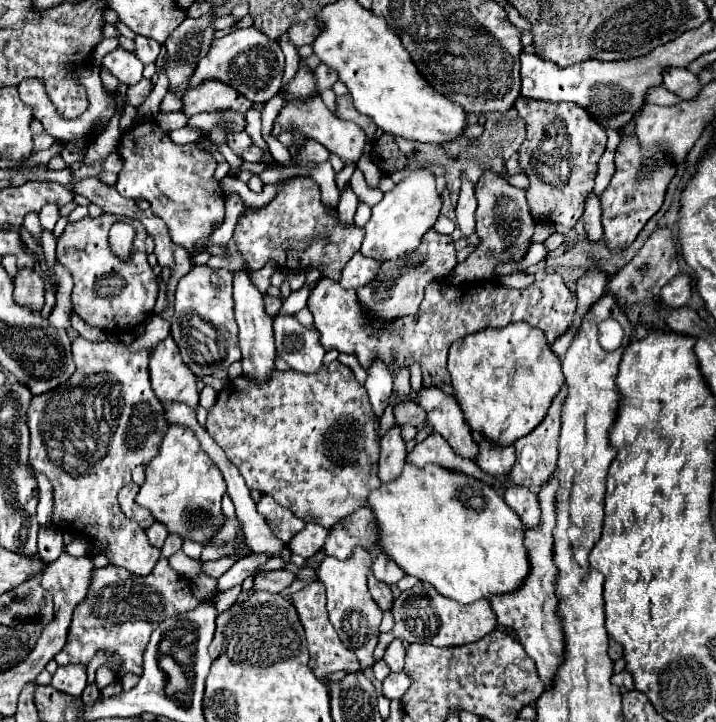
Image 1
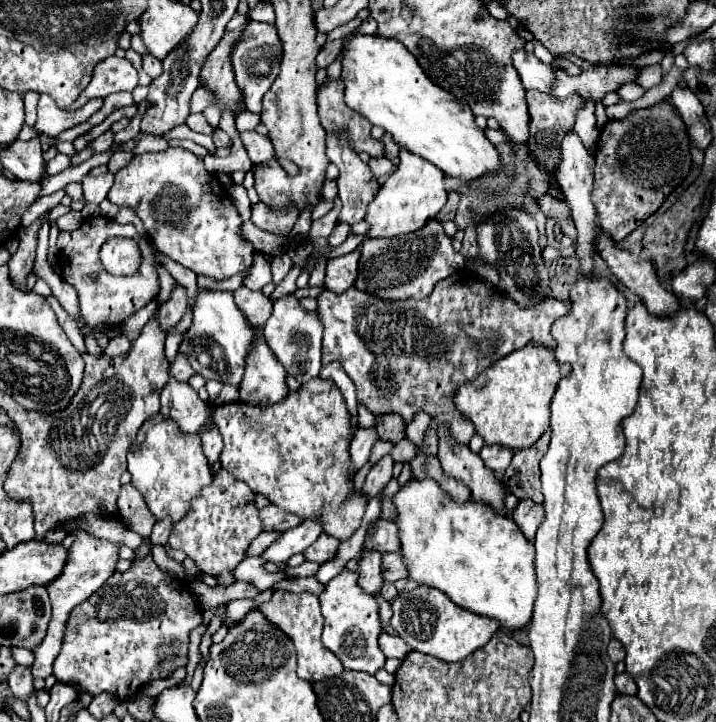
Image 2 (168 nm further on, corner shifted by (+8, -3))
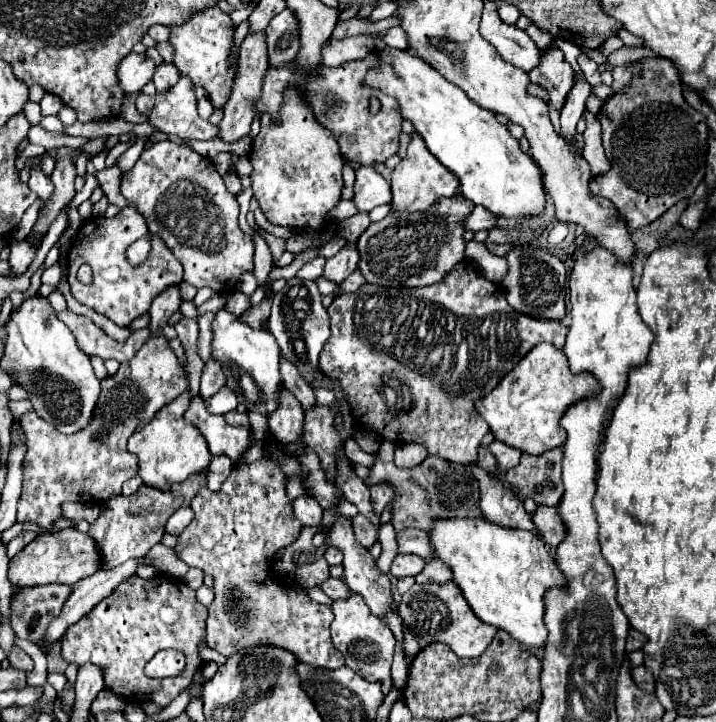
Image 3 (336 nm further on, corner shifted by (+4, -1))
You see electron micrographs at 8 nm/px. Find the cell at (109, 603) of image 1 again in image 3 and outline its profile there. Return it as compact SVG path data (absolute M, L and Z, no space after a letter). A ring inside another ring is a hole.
M138 575L128 577L122 585L118 585L118 589L102 599L90 613L86 613L86 617L82 617L78 623L70 625L70 629L66 631L66 635L62 637L62 659L70 665L84 665L84 663L94 663L102 669L102 677L104 677L104 687L114 691L116 695L122 695L124 701L128 703L146 703L152 701L156 705L168 705L184 687L190 685L194 673L200 669L200 657L198 657L198 643L204 639L206 635L206 617L208 617L208 609L198 603L196 599L196 591L190 589L184 581L180 579L170 579L168 575L154 575L152 579L142 579ZM160 649L178 649L186 655L186 669L176 675L176 677L168 677L168 679L150 679L144 675L144 665L146 661L150 661L156 651Z

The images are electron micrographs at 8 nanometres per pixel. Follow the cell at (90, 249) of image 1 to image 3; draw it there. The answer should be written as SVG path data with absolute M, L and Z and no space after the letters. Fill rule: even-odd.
M134 207L122 209L112 219L90 217L82 225L82 229L78 231L72 243L72 249L68 253L68 265L70 265L68 283L70 283L70 293L74 295L74 299L94 309L96 313L106 315L120 327L126 327L132 319L144 315L150 309L150 303L154 301L154 297L162 293L162 289L182 283L182 265L178 265L174 253L166 249L160 237L154 237L148 233L146 219ZM140 237L152 239L152 253L142 265L132 267L126 261L124 251L130 243L134 243ZM82 263L88 263L94 271L94 281L90 285L84 285L76 279L76 271Z

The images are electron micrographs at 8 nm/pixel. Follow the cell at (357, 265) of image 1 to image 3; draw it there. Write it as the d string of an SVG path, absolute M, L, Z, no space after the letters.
M346 245L342 251L338 251L334 257L330 257L326 261L324 277L334 283L342 283L350 273L354 273L358 269L358 261L360 261L358 251L350 245Z

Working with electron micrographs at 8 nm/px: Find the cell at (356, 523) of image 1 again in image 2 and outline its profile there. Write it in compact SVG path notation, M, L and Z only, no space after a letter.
M378 519L370 535L366 535L368 549L378 549L380 553L398 553L400 551L400 539L398 539L398 525L394 521Z

